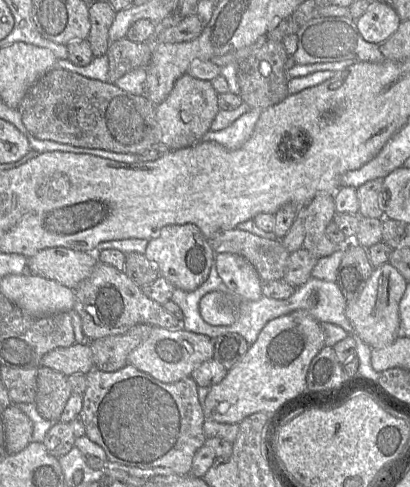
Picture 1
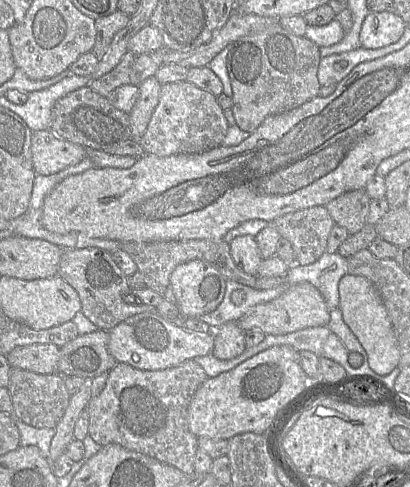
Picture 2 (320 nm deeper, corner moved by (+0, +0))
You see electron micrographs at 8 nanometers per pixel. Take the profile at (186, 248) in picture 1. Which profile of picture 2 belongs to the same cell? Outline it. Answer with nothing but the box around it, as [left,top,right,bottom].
[170,260,225,318]

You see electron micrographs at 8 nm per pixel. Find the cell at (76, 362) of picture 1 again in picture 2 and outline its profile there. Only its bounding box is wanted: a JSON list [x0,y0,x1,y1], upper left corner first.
[7,344,60,374]

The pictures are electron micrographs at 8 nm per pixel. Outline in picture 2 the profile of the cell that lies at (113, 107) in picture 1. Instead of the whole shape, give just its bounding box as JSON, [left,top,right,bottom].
[50,86,132,153]

